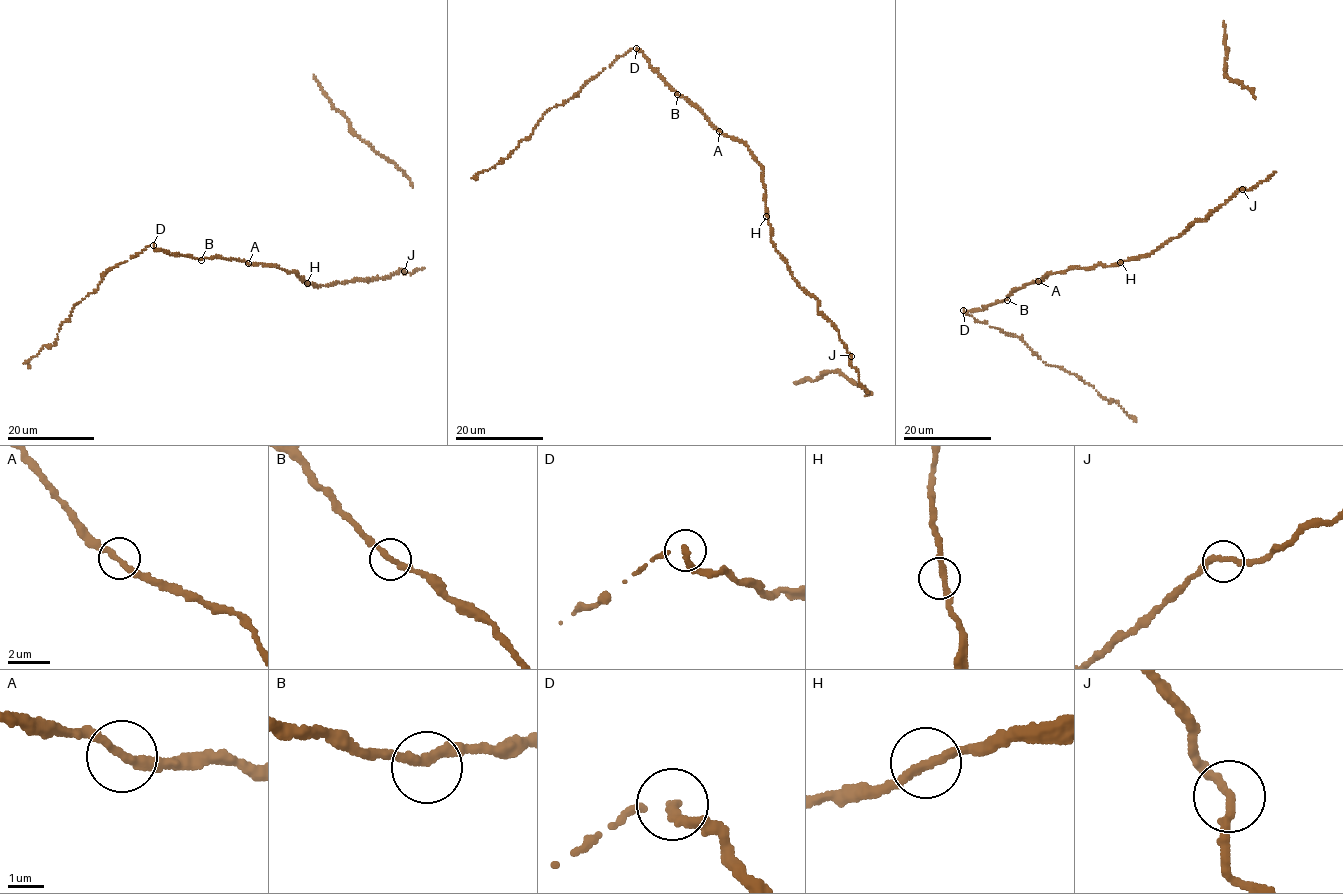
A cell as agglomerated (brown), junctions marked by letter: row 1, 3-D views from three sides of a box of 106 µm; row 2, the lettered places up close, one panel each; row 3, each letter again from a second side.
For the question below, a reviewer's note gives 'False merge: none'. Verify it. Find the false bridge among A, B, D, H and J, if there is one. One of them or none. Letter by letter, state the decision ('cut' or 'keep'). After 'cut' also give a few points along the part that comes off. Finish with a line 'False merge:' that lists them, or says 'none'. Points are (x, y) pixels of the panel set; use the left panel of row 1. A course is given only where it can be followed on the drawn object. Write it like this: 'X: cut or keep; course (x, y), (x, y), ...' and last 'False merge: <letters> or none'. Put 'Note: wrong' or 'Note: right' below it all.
A: keep
B: keep
D: cut; course (153, 245), (105, 273), (97, 289), (74, 306), (60, 324), (56, 343), (43, 346), (29, 360), (29, 368)
H: keep
J: keep
False merge: D
Note: wrong

